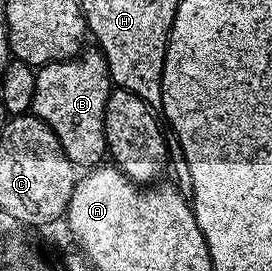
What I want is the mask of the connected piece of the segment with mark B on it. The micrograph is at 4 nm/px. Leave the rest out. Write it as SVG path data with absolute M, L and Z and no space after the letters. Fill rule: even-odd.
M92 50L88 56L83 55L76 55L70 60L56 60L36 71L31 112L41 118L53 134L57 134L61 150L65 150L76 169L90 170L102 165L107 156L105 102L113 85L103 53Z

